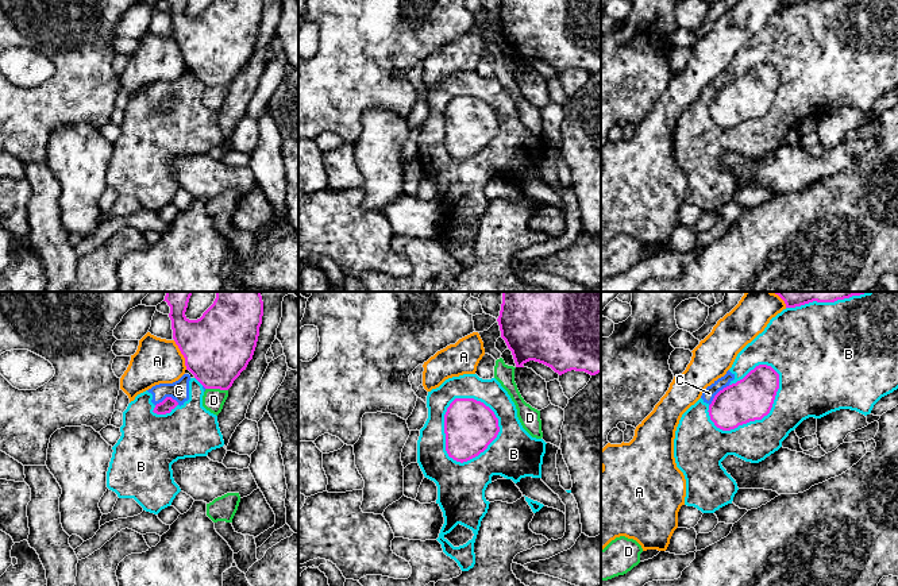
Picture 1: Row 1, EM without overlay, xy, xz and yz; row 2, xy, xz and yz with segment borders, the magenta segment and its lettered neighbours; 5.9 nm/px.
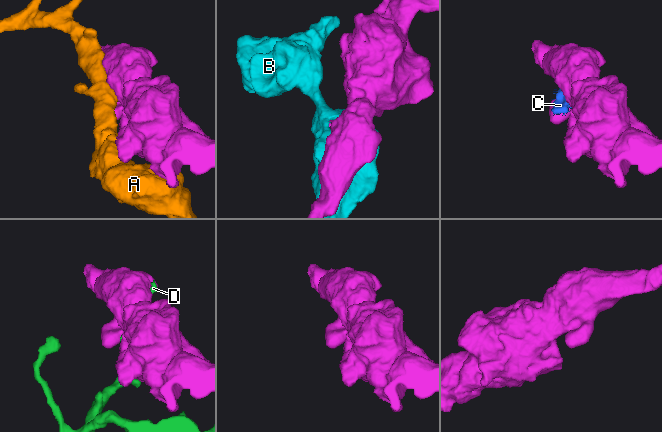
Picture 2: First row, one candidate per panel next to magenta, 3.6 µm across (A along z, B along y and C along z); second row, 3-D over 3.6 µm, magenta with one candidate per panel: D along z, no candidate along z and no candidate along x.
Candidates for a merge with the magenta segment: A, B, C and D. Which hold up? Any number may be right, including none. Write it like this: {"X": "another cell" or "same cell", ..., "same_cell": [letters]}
{"A": "another cell", "B": "another cell", "C": "another cell", "D": "another cell", "same_cell": []}

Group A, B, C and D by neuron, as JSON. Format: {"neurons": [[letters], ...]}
{"neurons": [["A"], ["B", "C"], ["D"]]}

